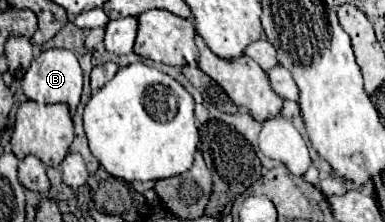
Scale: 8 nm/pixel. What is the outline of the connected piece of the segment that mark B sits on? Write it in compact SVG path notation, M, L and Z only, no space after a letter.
M51 48L51 50L41 52L23 76L23 92L29 100L41 102L41 104L59 104L59 102L63 102L63 104L69 106L71 116L75 114L75 108L79 104L81 88L83 88L81 66L79 66L73 52L61 50L61 48Z

